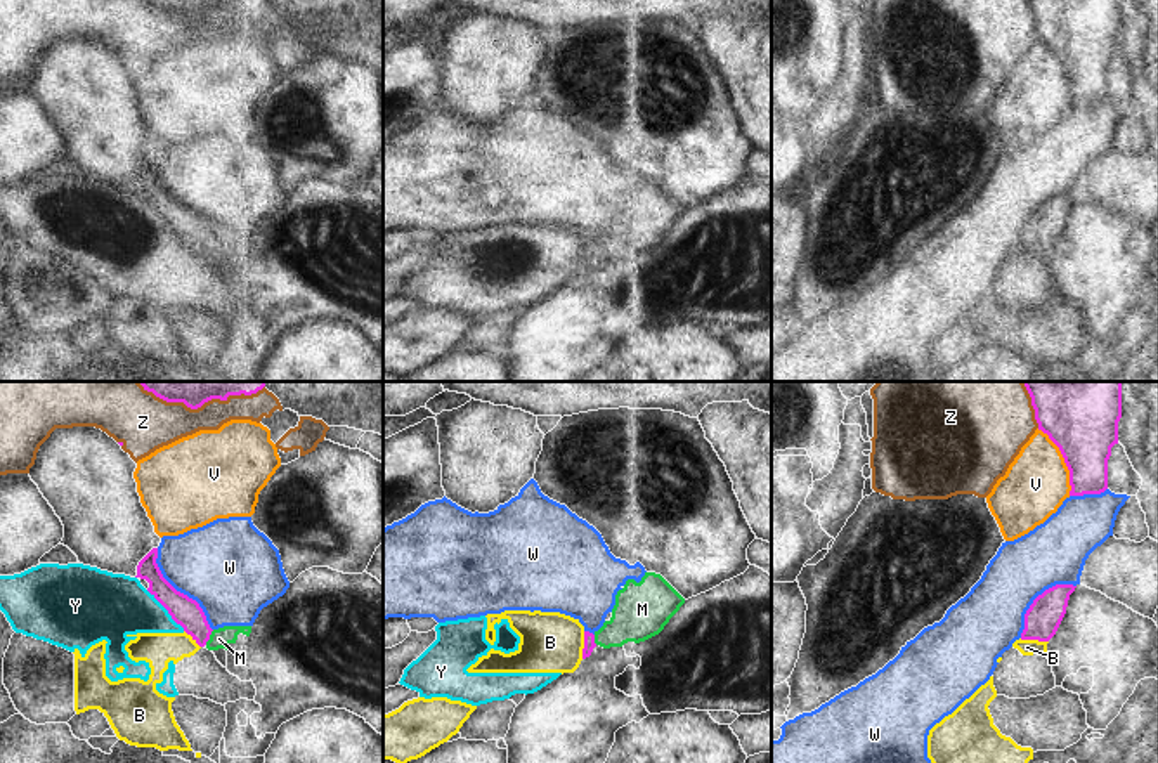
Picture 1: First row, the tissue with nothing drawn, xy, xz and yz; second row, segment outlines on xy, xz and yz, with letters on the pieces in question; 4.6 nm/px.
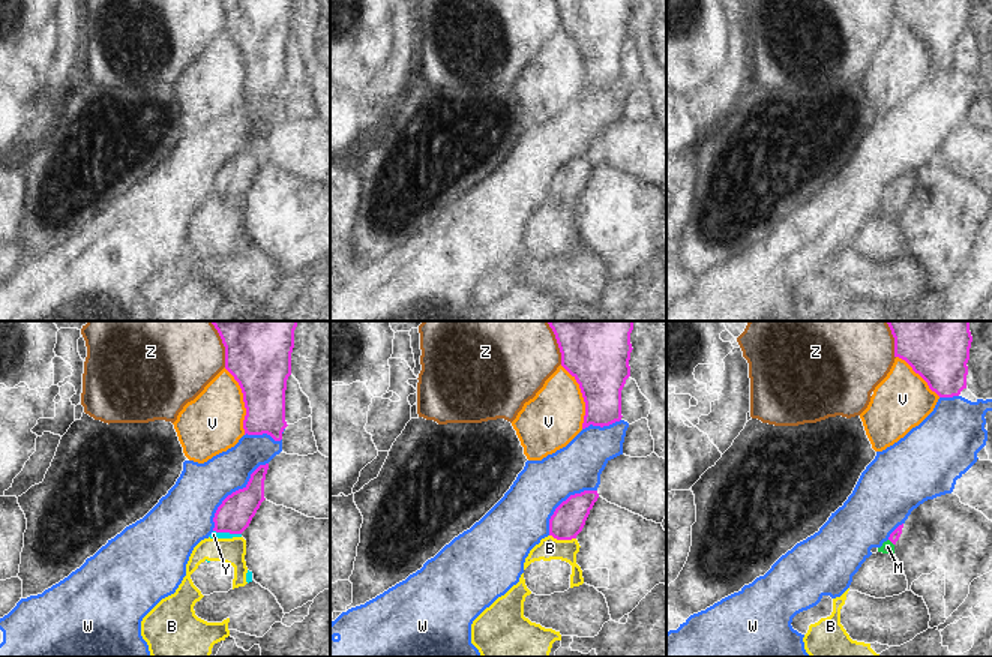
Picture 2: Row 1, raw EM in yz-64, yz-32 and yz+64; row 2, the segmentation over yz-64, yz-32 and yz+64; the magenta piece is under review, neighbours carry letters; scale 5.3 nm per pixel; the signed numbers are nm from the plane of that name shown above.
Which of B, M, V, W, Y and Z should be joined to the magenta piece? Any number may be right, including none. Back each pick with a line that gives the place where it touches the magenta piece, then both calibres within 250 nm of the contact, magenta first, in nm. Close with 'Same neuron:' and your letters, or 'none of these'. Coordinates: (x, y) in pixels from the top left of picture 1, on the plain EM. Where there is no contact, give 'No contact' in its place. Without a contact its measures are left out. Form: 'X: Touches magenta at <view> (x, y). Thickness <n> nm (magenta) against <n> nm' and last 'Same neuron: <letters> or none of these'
M: Touches magenta at xy (208, 248). Thickness 140 nm (magenta) against 90 nm
Same neuron: M

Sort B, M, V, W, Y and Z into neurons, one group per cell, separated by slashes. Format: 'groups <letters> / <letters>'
groups B / M / V / W / Y / Z

